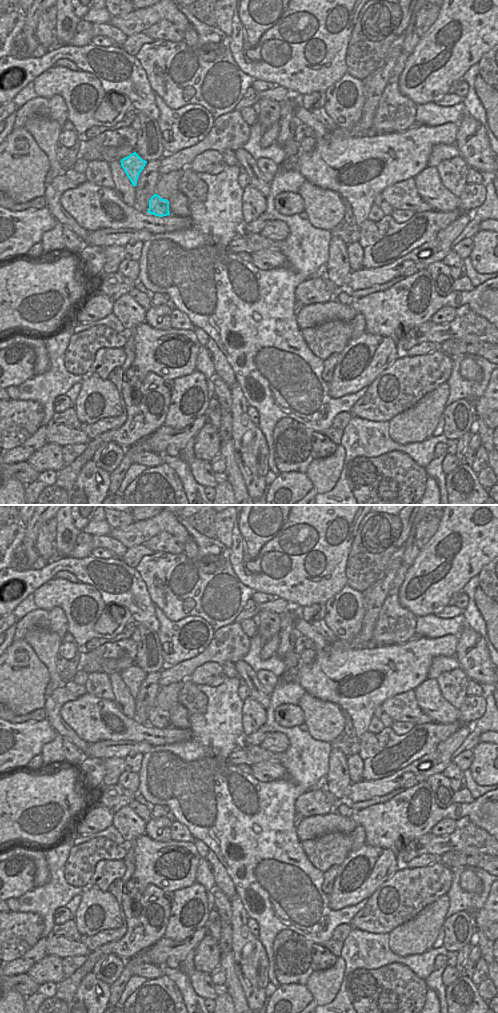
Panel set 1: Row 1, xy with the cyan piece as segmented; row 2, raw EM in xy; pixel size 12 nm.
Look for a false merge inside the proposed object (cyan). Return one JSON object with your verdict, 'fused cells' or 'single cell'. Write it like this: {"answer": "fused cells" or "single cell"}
{"answer": "fused cells"}

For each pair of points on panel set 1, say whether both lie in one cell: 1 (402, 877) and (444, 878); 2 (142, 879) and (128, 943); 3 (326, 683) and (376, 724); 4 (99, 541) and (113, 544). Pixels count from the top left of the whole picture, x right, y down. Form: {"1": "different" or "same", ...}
{"1": "same", "2": "different", "3": "different", "4": "same"}

